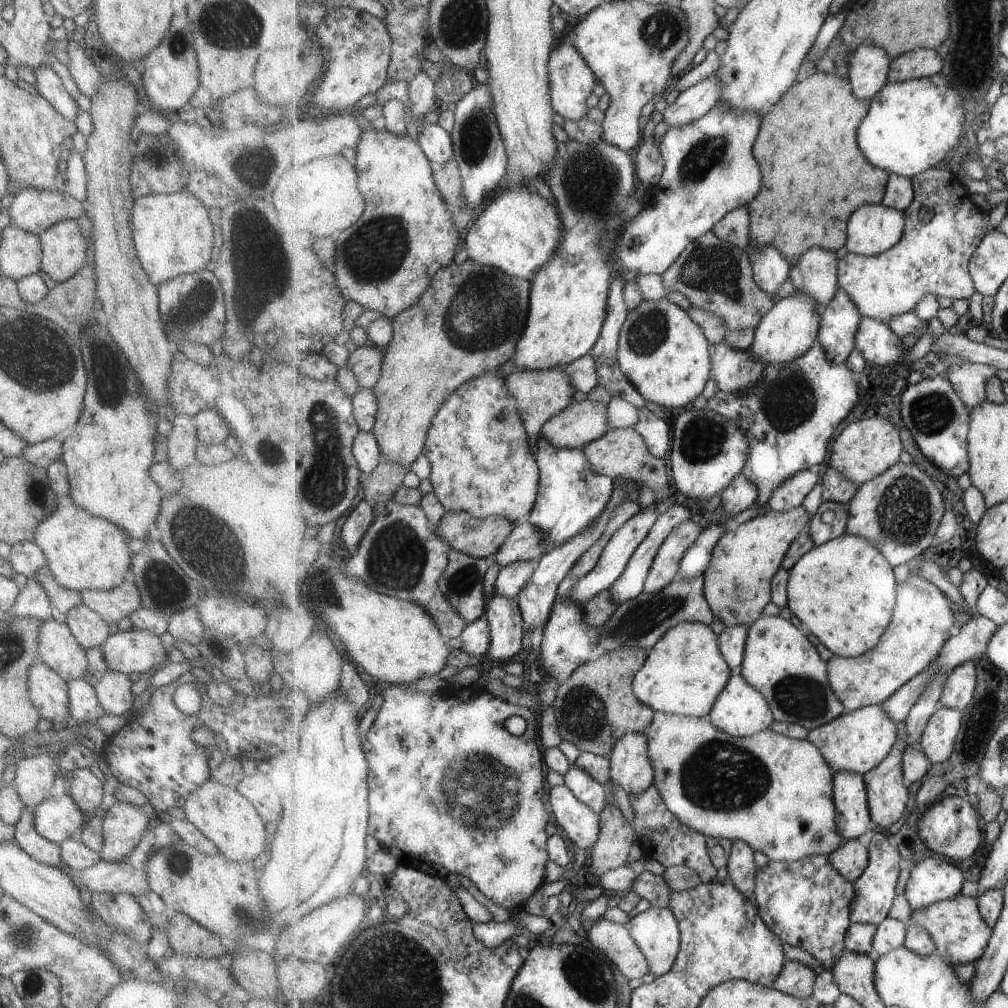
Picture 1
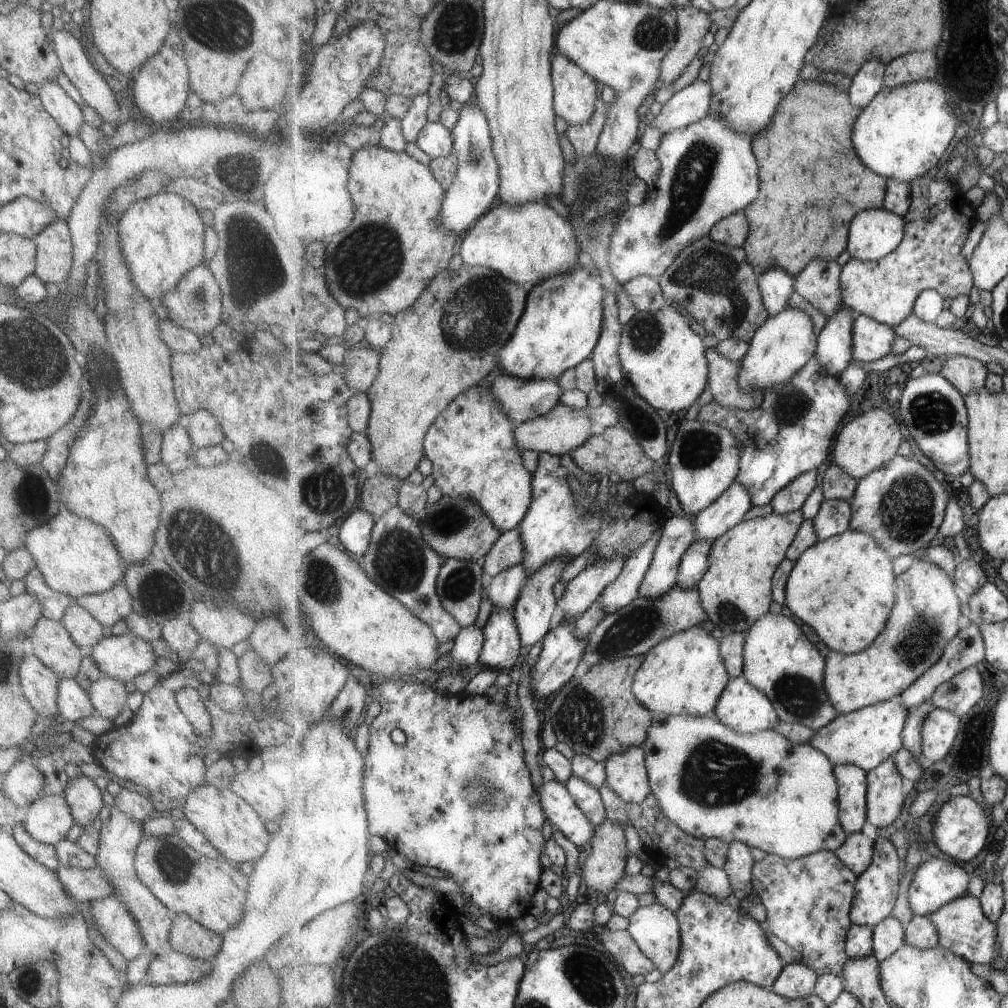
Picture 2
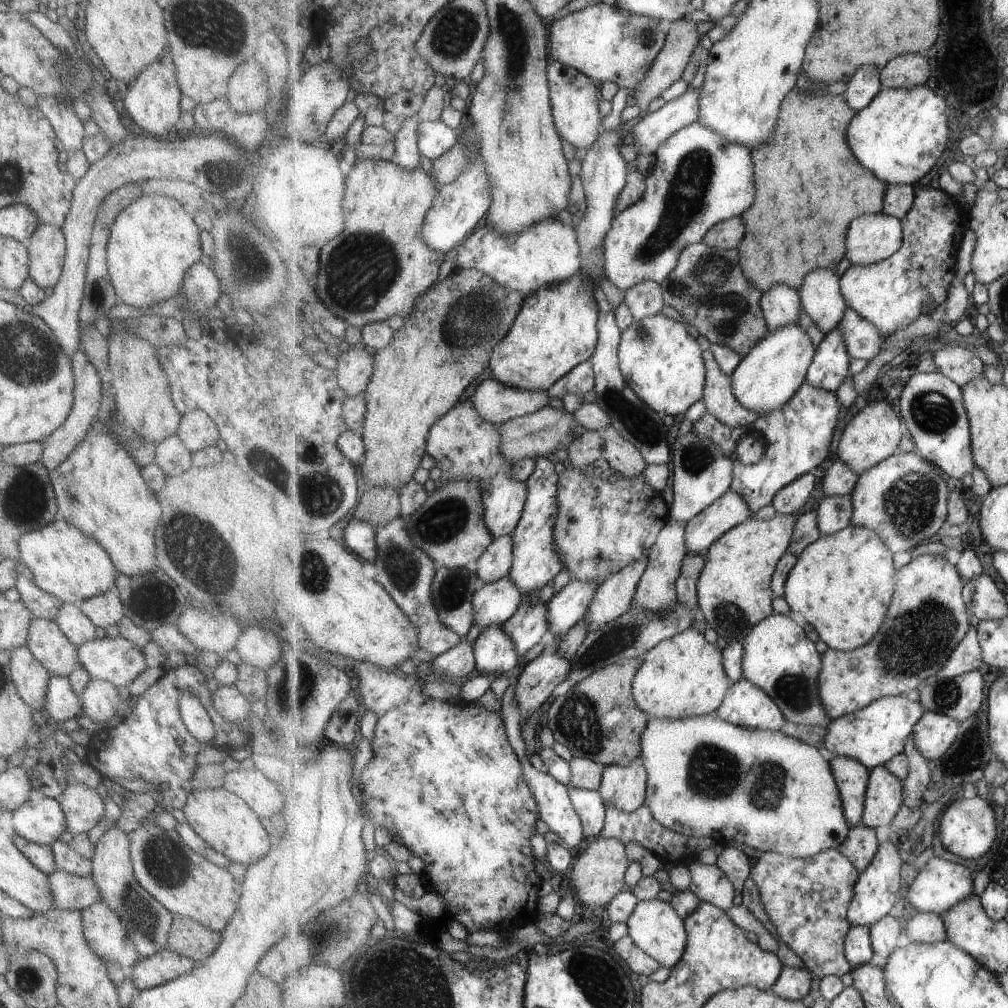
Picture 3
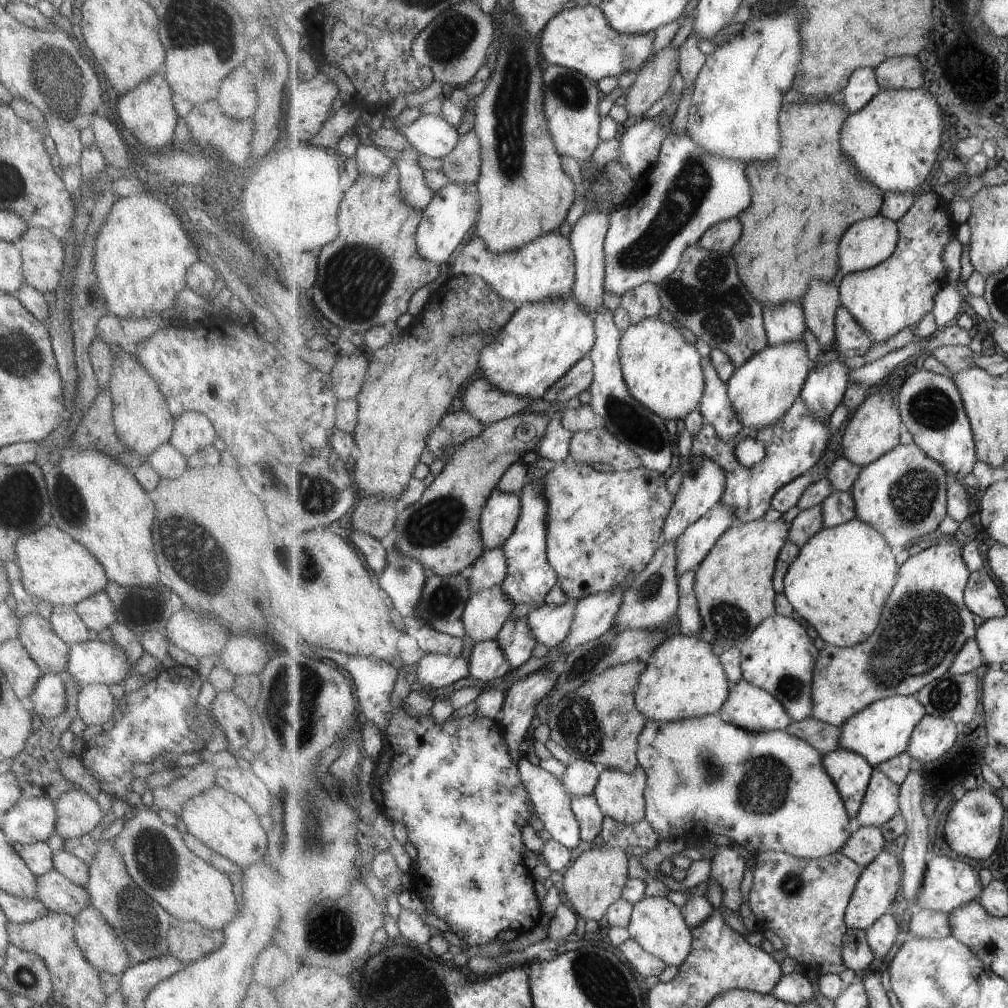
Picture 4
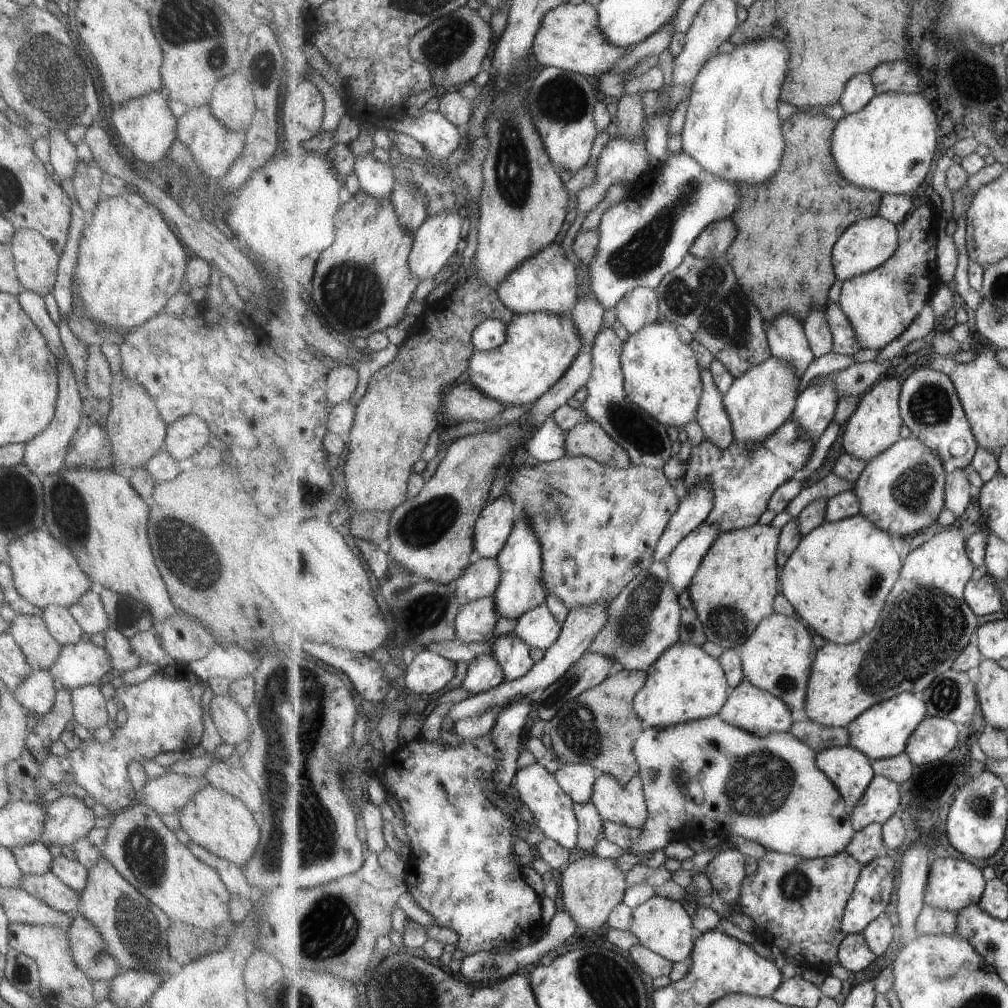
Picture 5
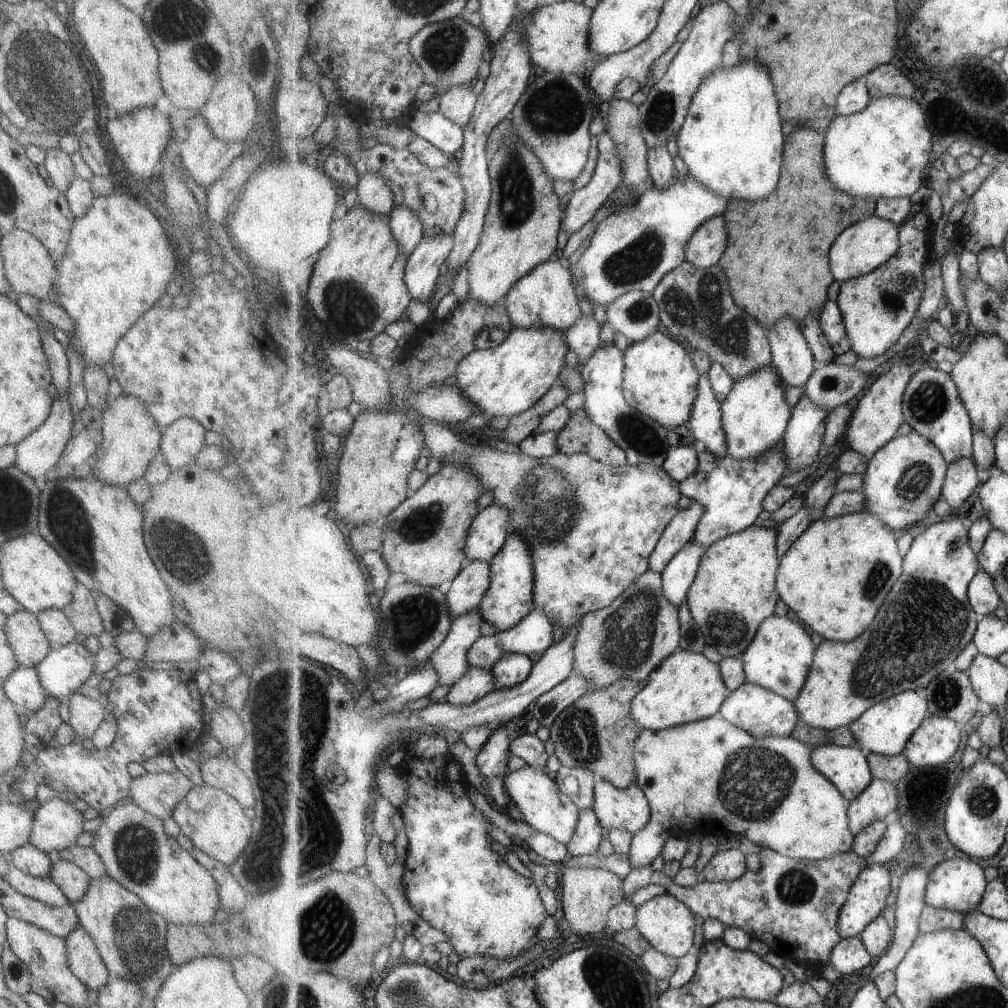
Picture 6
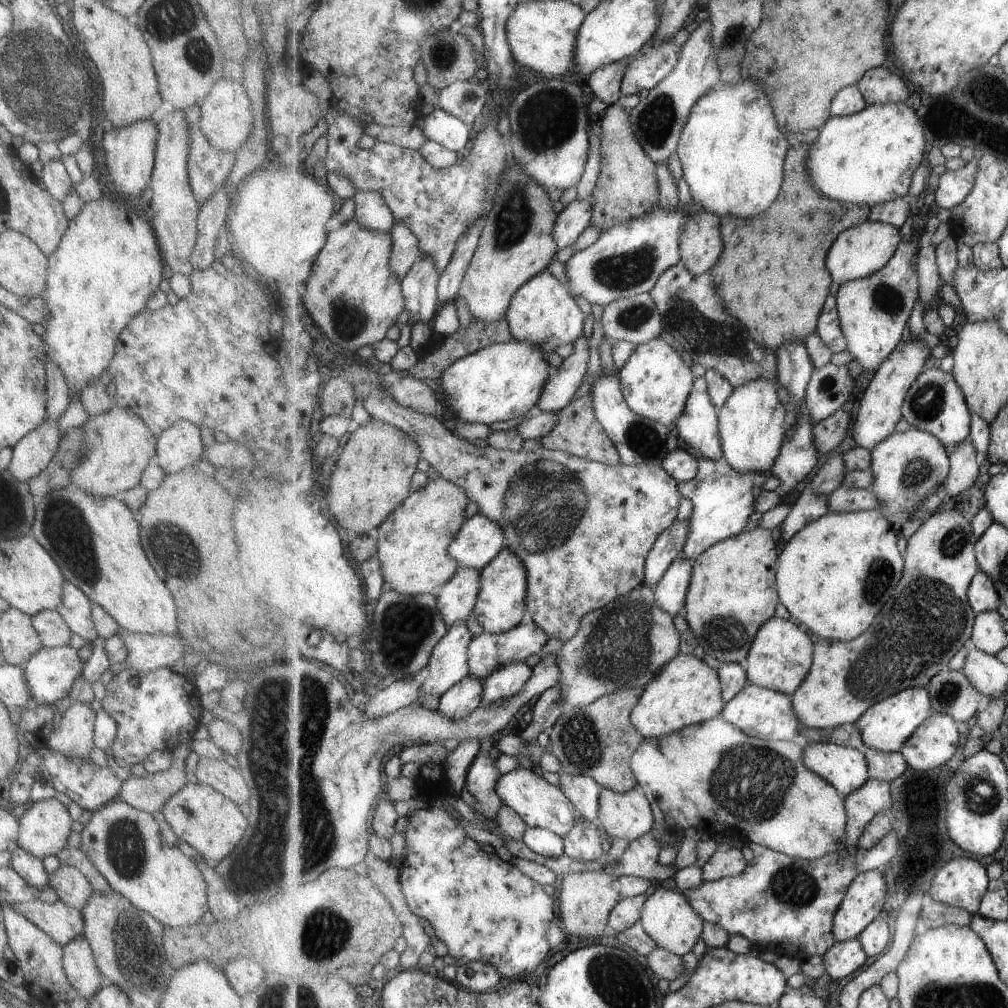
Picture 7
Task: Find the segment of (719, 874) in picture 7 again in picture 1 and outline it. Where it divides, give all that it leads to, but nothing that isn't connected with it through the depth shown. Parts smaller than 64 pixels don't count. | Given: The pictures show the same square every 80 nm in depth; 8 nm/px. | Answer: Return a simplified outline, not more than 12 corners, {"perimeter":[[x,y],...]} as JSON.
{"perimeter":[[731,843],[730,881],[749,900],[756,892],[754,850]]}

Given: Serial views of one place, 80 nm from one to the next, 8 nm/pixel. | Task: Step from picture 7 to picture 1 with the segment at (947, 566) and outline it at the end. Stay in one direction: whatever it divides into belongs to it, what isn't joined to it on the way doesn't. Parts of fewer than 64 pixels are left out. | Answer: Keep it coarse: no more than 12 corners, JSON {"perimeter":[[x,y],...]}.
{"perimeter":[[911,575],[879,645],[828,662],[848,713],[881,705],[952,637],[950,599]]}

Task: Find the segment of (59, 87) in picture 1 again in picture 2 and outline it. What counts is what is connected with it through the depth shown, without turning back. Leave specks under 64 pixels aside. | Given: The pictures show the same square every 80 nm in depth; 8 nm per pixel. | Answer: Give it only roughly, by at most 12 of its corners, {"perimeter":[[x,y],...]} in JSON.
{"perimeter":[[56,82],[36,98],[68,138],[79,134],[80,108]]}

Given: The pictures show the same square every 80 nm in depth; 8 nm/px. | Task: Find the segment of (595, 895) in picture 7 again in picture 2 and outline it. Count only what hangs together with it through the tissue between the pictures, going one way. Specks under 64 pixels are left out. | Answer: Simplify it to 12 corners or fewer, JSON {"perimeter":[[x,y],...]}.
{"perimeter":[[605,820],[581,862],[587,894],[611,899],[625,876],[623,826]]}

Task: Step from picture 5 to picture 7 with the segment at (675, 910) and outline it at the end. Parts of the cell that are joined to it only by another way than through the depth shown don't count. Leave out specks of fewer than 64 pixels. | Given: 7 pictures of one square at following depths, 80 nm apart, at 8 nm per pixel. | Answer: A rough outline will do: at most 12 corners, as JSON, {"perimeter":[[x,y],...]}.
{"perimeter":[[658,884],[640,922],[678,956],[702,939],[703,916],[683,891]]}

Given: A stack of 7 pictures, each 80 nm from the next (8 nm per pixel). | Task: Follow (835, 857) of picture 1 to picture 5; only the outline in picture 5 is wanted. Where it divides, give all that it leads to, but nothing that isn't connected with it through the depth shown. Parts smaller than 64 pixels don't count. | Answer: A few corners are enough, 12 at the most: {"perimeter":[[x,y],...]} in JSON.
{"perimeter":[[885,827],[857,831],[846,852],[864,866],[887,856]]}

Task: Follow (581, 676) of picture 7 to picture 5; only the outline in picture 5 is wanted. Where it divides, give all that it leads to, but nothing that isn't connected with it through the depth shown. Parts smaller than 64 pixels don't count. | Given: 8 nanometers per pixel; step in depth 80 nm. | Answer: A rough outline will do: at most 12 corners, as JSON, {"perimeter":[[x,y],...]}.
{"perimeter":[[654,562],[610,603],[586,652],[649,672],[682,639],[679,592]]}

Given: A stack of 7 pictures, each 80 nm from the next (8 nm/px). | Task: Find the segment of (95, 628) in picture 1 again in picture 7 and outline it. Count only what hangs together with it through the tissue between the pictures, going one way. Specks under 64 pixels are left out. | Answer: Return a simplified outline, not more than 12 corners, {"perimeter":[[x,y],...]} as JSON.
{"perimeter":[[53,609],[37,612],[30,624],[41,647],[61,647],[69,628]]}

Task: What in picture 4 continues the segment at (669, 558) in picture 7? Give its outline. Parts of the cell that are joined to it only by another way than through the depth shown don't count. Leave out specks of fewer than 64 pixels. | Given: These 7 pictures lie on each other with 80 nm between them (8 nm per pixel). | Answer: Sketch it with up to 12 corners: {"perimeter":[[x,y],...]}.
{"perimeter":[[693,451],[662,538],[677,543],[723,499],[727,472]]}

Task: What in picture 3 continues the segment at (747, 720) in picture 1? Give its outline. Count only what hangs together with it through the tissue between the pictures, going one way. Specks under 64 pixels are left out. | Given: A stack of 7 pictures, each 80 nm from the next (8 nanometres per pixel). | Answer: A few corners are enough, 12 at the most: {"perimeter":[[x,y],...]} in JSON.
{"perimeter":[[747,678],[734,682],[716,712],[747,729],[782,731],[774,698]]}

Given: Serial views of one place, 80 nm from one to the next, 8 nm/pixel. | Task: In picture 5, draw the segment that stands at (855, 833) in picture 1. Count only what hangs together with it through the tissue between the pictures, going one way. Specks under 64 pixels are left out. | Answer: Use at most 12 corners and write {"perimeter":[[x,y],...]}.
{"perimeter":[[852,747],[817,752],[851,811],[876,778],[873,761]]}

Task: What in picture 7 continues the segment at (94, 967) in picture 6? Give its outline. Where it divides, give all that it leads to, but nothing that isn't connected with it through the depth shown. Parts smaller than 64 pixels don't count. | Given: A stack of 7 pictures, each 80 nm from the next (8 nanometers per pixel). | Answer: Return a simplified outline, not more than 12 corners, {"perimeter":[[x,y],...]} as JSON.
{"perimeter":[[83,936],[62,947],[61,968],[74,996],[101,989]]}

